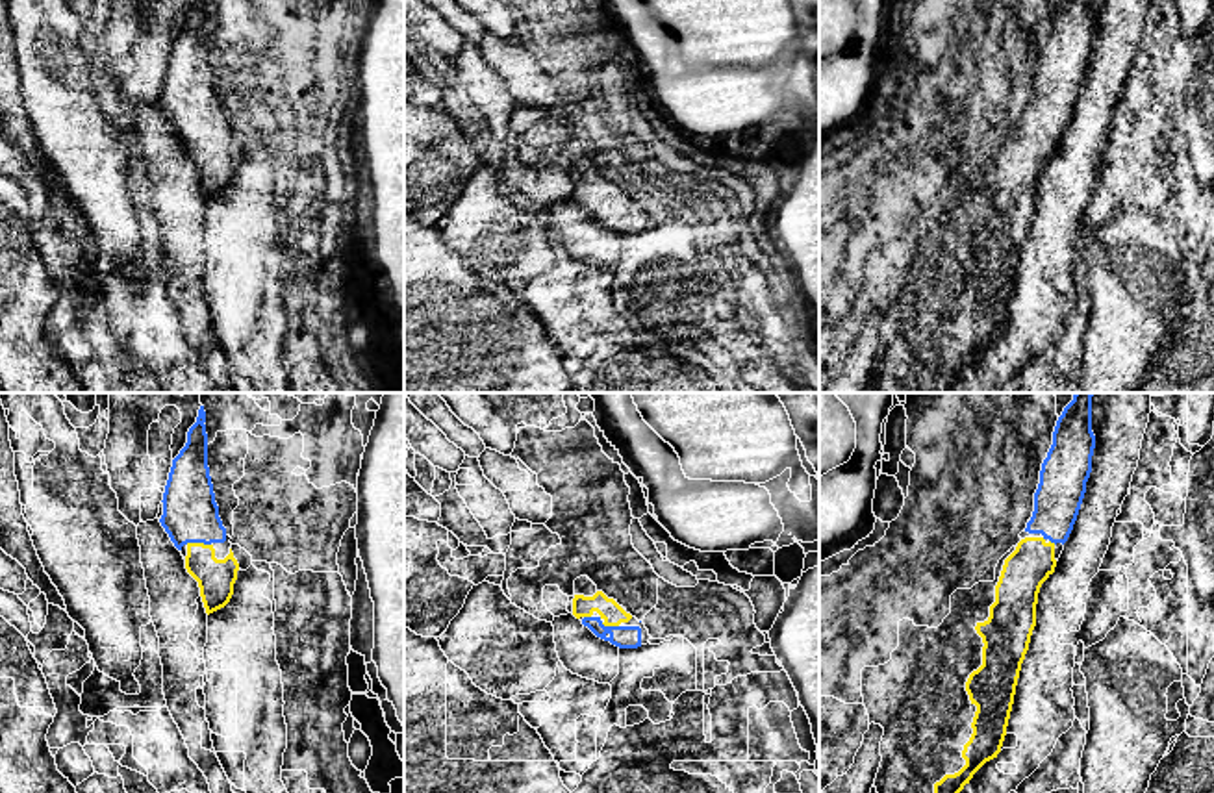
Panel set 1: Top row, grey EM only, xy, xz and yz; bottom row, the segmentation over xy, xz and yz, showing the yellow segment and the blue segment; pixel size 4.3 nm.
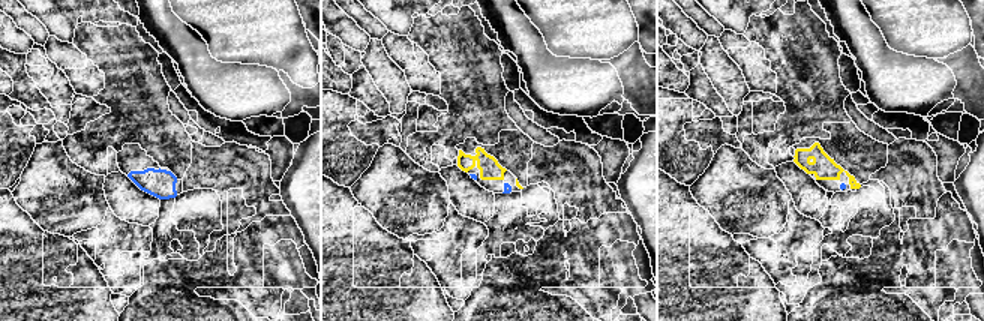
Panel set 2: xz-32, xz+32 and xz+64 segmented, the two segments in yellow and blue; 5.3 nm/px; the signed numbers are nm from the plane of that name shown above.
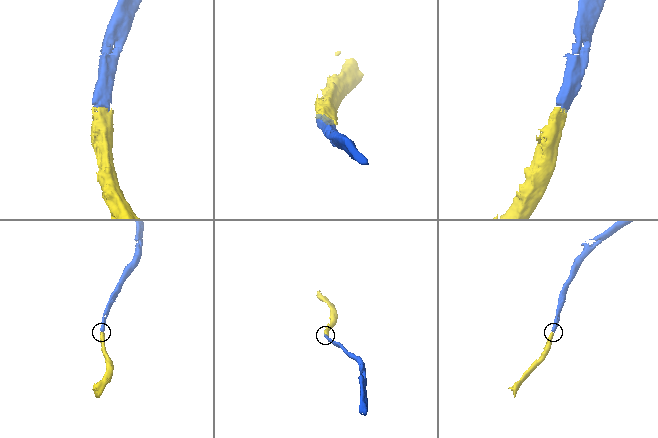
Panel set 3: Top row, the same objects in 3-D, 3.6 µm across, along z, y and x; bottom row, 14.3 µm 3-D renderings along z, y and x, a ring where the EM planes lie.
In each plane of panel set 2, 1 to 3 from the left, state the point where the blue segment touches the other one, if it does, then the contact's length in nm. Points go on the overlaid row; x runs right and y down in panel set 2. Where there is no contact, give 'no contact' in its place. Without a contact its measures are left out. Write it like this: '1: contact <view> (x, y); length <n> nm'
1: no contact
2: no contact
3: no contact

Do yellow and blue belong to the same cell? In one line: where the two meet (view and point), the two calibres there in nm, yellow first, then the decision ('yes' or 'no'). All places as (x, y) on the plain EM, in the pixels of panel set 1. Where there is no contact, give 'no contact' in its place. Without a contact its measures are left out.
contact xy (199, 128); calibres 160 and 240 nm; yes

